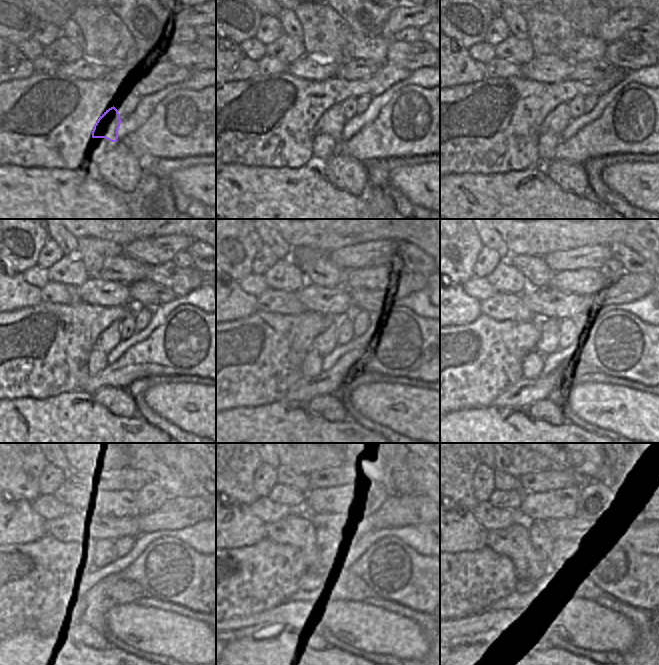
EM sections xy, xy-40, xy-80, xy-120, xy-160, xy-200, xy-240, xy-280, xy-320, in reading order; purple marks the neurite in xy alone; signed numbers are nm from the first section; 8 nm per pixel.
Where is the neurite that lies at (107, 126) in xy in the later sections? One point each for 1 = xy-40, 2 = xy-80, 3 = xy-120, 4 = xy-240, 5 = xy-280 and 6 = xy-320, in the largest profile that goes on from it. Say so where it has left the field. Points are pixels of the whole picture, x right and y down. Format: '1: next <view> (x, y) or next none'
1: next xy-40 (331, 123)
2: next xy-80 (558, 119)
3: next xy-120 (110, 338)
4: next xy-240 (101, 554)
5: next xy-280 (325, 544)
6: next xy-320 (542, 539)

